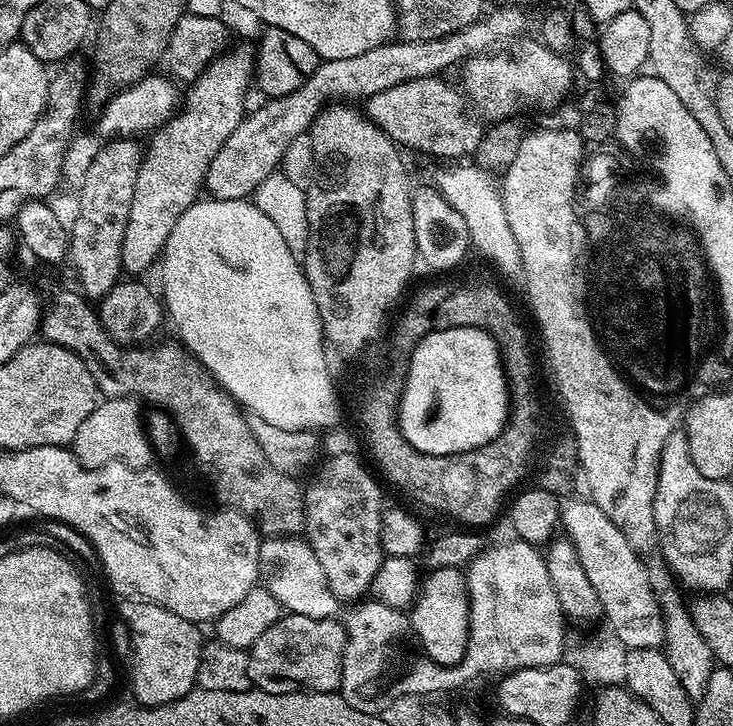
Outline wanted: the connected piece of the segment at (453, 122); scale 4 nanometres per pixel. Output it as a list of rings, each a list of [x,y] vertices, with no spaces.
[[[440,76],[414,78],[414,82],[402,82],[382,90],[382,94],[367,97],[366,115],[398,146],[433,152],[445,156],[445,161],[456,162],[478,150],[486,131],[485,125],[480,125],[481,117],[468,113],[470,104],[465,93],[457,85],[456,88]]]

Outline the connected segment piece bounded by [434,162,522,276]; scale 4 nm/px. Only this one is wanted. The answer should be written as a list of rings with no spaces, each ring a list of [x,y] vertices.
[[[460,162],[455,166],[444,166],[434,180],[435,187],[440,193],[466,218],[470,244],[476,248],[488,260],[493,260],[506,275],[512,276],[521,271],[522,263],[520,247],[512,230],[507,214],[504,210],[504,194],[501,185],[498,183],[491,171],[481,168],[472,162]]]

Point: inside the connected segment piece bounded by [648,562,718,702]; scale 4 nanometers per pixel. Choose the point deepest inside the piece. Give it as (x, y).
(689, 654)

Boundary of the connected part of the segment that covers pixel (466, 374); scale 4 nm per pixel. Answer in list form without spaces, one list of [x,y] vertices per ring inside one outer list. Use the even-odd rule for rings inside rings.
[[[480,328],[433,331],[408,358],[408,385],[399,393],[400,432],[424,456],[453,456],[490,443],[509,423],[510,387],[500,346]]]

